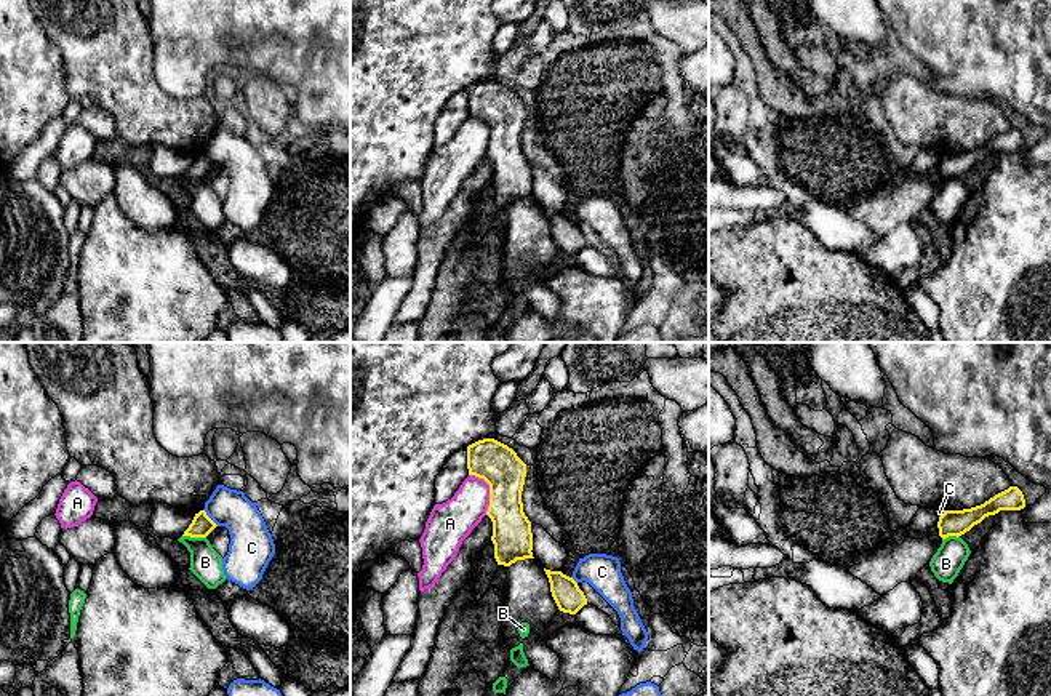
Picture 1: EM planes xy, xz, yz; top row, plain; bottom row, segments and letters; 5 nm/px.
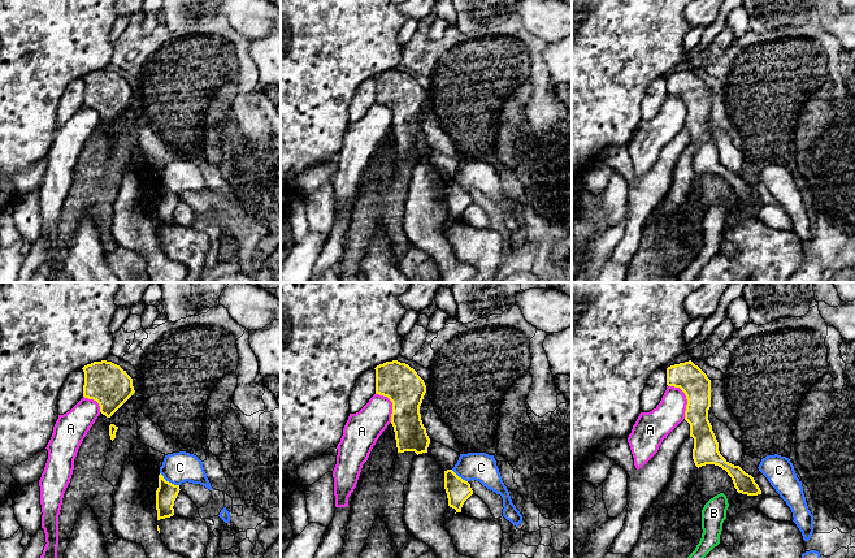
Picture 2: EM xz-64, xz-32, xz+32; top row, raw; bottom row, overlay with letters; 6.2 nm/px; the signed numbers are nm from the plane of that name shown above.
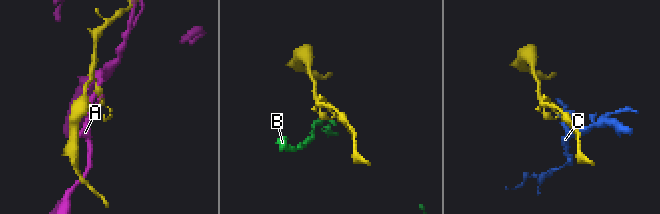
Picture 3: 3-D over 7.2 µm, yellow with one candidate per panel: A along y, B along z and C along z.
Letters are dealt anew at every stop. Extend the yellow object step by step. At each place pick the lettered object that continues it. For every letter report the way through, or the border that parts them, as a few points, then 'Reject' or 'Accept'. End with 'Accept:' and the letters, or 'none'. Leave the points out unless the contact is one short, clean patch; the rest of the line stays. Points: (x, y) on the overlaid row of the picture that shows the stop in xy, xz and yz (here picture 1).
A: Reject
B: Boundary: xy (183, 535), (205, 538). Reject
C: Boundary: xy (203, 509), (218, 525). Reject
Accept: none

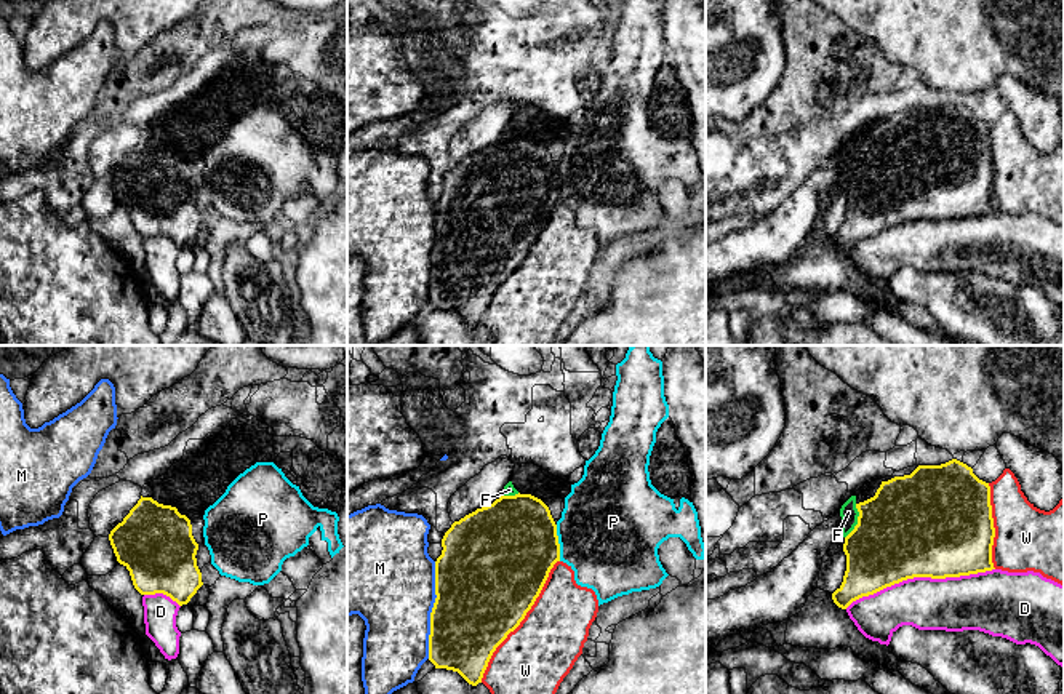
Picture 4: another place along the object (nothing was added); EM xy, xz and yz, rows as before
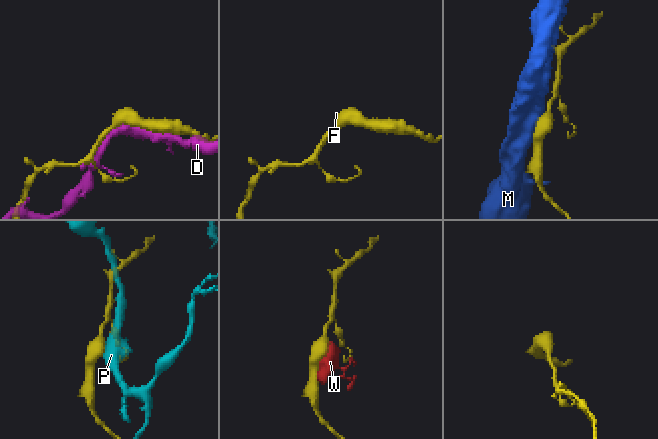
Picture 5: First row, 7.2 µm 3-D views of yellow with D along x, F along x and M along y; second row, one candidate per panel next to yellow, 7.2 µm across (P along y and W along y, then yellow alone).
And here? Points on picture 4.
D: Reject
F: Path across: yz (906, 530), (872, 530), (858, 522), (848, 512). Accept
M: Reject
P: Reject
W: Reject
Accept: F

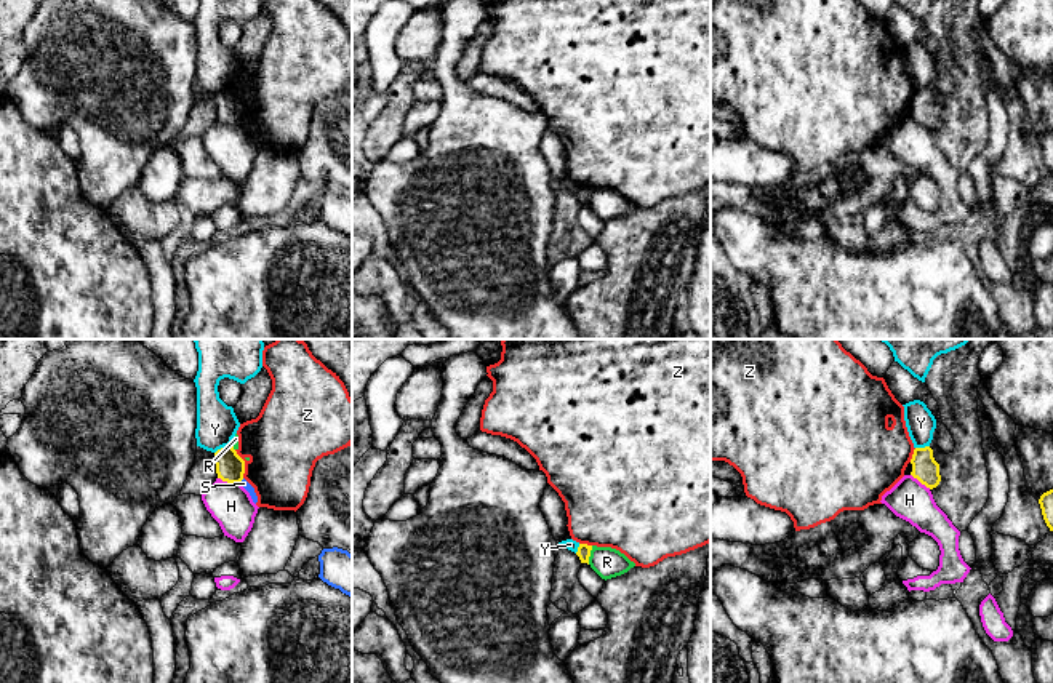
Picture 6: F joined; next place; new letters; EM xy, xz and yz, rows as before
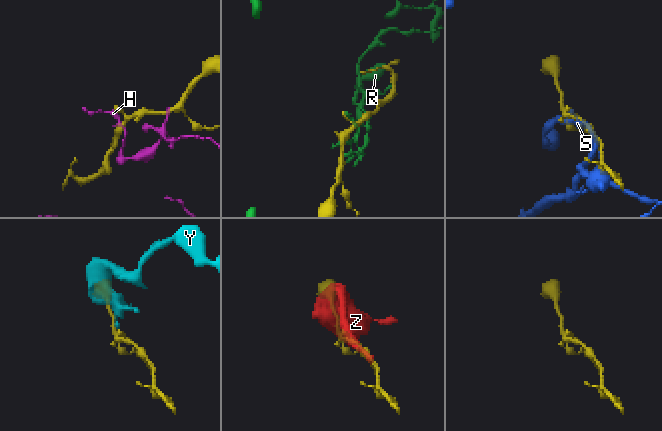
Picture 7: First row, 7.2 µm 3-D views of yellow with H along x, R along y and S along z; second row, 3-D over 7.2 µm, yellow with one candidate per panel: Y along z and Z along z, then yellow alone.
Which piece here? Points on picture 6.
H: Boundary: xy (218, 477), (239, 483). Reject
R: Reject
S: Reject
Y: Boundary: xy (229, 443), (215, 453). Reject
Z: Boundary: xy (234, 450), (244, 461), (244, 477). Reject
Accept: none

